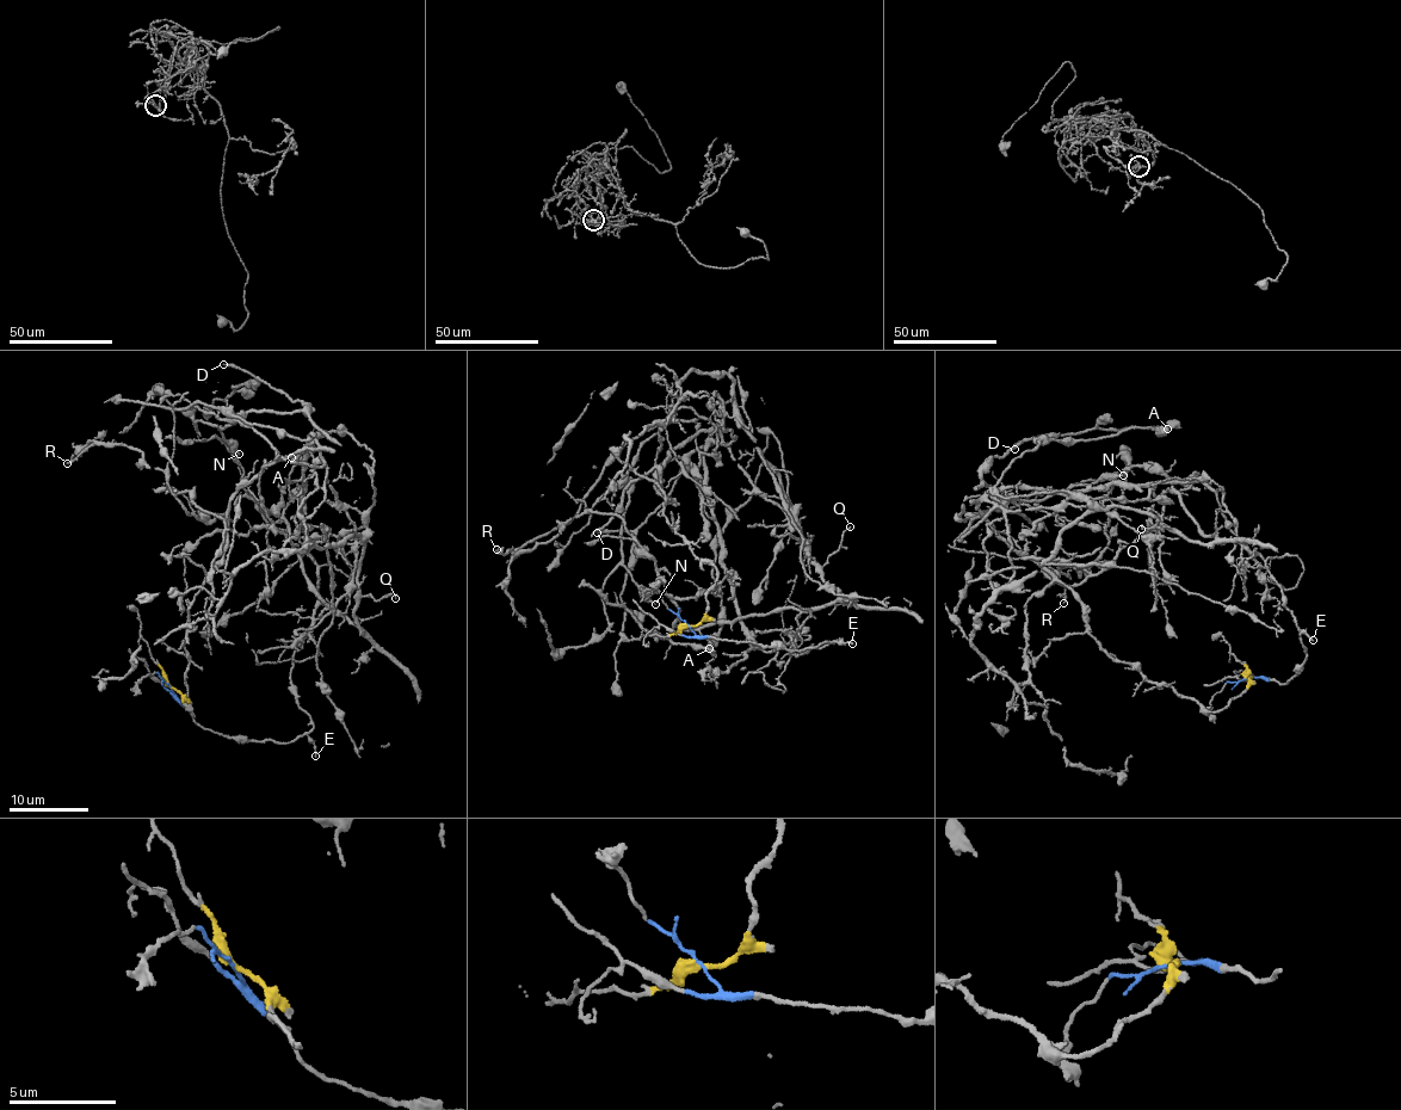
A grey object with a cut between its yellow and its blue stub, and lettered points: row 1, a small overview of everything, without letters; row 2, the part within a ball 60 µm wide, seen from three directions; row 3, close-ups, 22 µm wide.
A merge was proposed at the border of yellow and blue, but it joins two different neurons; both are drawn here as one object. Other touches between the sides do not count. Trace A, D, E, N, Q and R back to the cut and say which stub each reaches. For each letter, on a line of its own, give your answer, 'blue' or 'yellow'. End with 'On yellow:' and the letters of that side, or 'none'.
A: yellow
D: yellow
E: blue
N: yellow
Q: blue
R: blue
On yellow: A, D, N

